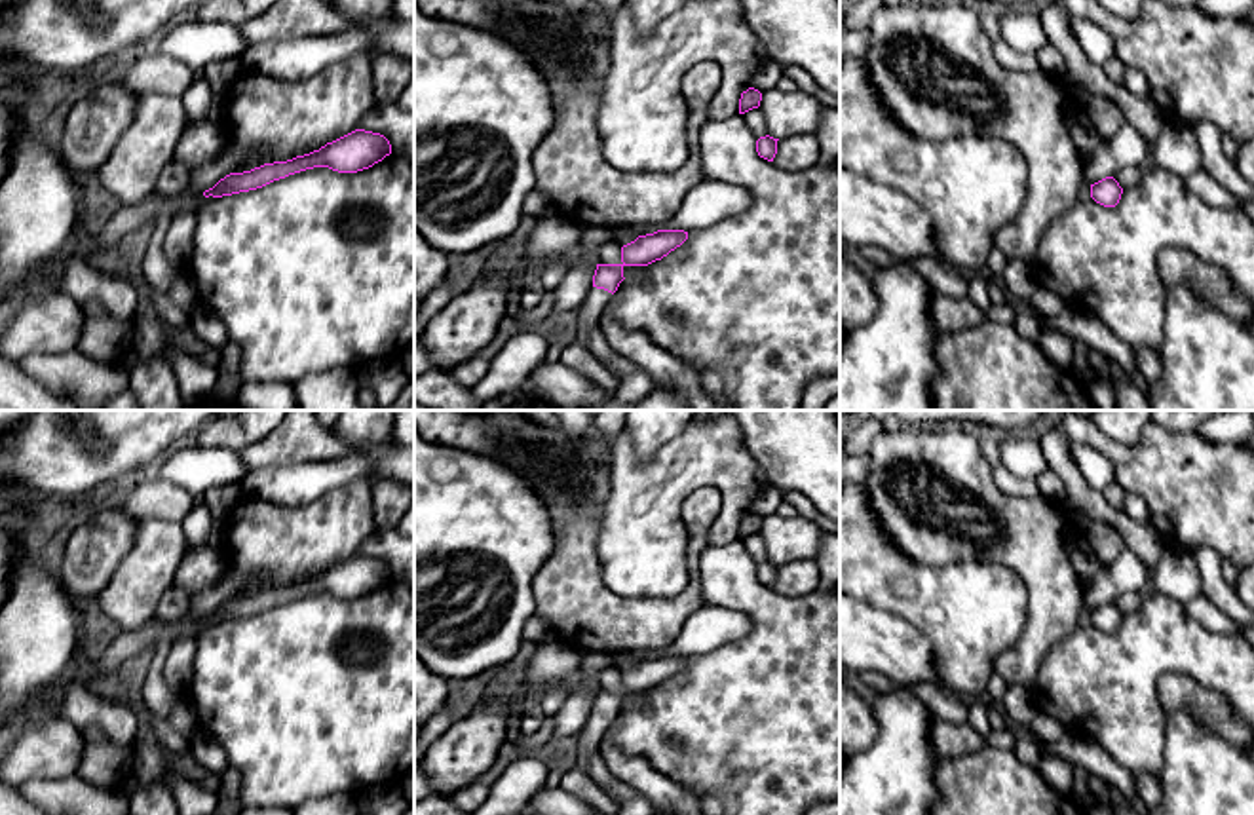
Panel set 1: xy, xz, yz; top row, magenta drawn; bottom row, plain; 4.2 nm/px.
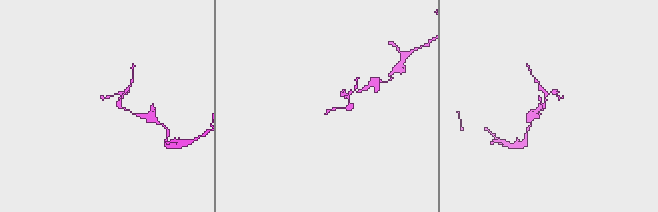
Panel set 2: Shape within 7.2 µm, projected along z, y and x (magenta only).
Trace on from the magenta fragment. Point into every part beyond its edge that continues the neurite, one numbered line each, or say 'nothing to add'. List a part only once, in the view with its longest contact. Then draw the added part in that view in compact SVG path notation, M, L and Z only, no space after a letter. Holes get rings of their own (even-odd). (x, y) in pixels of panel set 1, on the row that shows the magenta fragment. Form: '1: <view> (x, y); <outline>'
1: xz (589, 314); M591 287L583 306L578 310L576 340L583 346L589 344L589 329L598 325L602 312L612 300L612 293Z

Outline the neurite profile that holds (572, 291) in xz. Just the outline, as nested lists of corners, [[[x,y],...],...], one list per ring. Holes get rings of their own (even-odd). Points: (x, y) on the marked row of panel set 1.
[[[580,255],[568,268],[568,274],[560,281],[560,285],[553,291],[555,294],[555,312],[578,312],[591,287],[593,275],[597,270],[597,258]]]

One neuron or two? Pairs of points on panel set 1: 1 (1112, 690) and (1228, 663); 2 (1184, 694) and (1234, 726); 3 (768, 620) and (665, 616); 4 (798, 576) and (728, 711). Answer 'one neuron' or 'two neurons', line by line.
1: one neuron
2: one neuron
3: two neurons
4: two neurons

